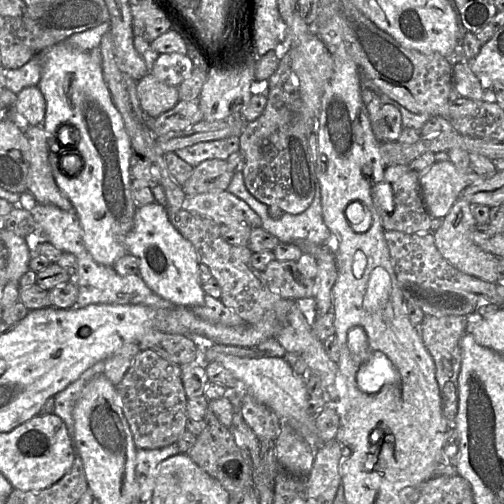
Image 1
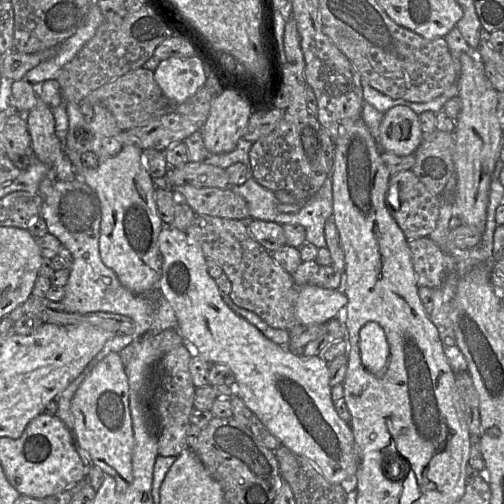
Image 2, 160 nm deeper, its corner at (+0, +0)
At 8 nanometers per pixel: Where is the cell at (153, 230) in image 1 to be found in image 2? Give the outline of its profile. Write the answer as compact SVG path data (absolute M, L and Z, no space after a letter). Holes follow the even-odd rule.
M164 225L158 238L161 254L158 294L170 304L177 318L178 332L196 346L199 357L211 364L224 364L234 374L234 389L245 405L266 428L291 452L312 462L331 483L341 485L356 477L358 454L352 429L335 410L331 399L328 362L321 357L307 357L280 346L243 317L237 315L224 302L219 288L206 267L206 257L199 244L186 232Z

